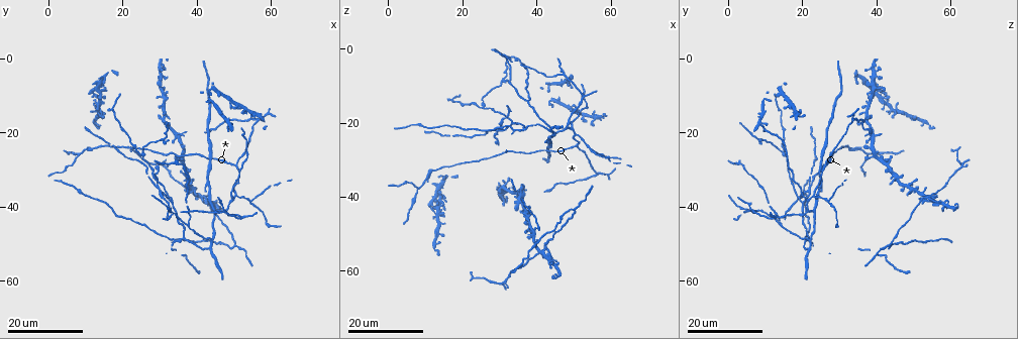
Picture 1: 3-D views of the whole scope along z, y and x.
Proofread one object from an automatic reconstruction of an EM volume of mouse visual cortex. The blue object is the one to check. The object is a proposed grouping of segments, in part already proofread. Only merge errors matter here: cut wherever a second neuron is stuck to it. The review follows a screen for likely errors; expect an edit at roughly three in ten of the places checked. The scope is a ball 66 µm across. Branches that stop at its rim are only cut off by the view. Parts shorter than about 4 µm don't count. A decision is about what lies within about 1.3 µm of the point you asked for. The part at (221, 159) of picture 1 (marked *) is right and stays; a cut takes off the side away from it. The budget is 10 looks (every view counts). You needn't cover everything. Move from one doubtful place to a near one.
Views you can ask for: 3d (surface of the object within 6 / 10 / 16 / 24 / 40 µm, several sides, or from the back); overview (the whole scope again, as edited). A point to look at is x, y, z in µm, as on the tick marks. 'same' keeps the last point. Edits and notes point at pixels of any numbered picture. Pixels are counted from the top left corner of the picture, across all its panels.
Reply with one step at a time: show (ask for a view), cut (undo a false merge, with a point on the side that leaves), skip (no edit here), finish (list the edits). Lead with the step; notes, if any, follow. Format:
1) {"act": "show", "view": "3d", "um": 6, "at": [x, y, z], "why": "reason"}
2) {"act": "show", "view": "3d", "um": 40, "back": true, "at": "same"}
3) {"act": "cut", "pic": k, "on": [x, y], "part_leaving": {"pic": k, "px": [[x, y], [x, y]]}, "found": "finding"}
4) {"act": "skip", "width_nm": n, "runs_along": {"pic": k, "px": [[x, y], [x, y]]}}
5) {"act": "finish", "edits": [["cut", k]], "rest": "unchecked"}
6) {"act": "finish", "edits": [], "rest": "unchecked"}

{"act": "show", "view": "3d", "um": 16, "at": [56.0, 16.0, 33.5], "why": "two arms at a narrow angle"}

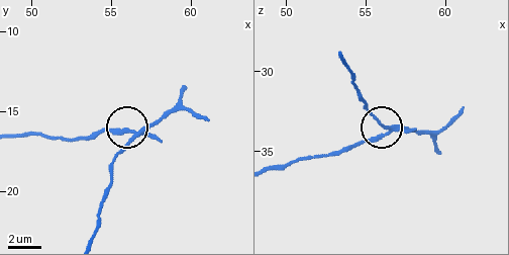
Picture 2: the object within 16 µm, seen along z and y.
{"act": "show", "view": "3d", "um": 6, "at": [56.4, 16.2, 34.0]}

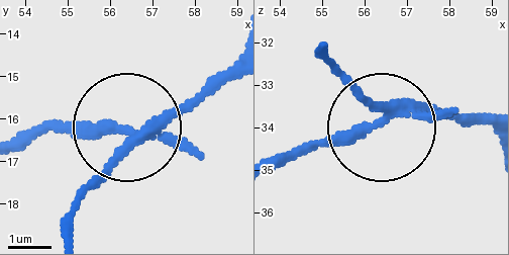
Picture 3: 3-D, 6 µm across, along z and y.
{"act": "cut", "pic": 3, "on": [94, 126], "arms": 4, "part_leaving": {"pic": 3, "px": [[141, 141], [112, 130], [25, 137]]}, "found": "a second neuron is stuck on"}

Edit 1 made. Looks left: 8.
{"act": "show", "view": "3d", "um": 16, "at": [54.5, 38.5, 27.0], "why": "branch point"}

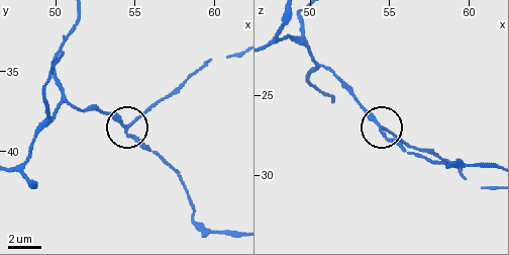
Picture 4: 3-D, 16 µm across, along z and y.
{"act": "show", "view": "3d", "um": 10, "at": [54.5, 38.5, 27.2]}

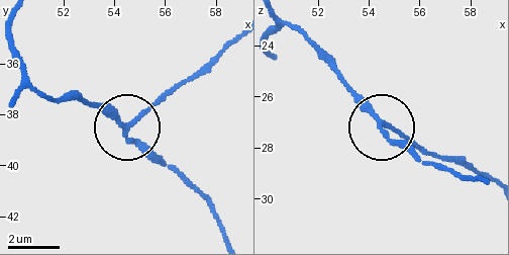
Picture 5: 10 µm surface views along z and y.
{"act": "skip", "width_nm": 150, "found": "all the same neuron"}

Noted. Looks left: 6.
{"act": "show", "view": "3d", "um": 16, "at": [25.0, 26.5, 15.5], "why": "side arm on a straight run"}

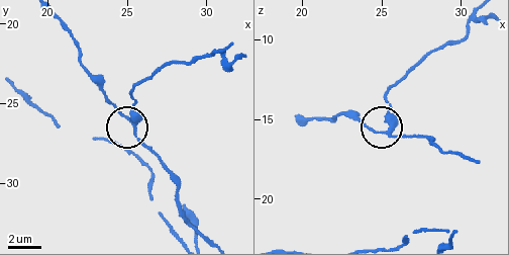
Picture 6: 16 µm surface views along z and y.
{"act": "show", "view": "3d", "um": 6, "at": [25.4, 26.1, 15.5]}

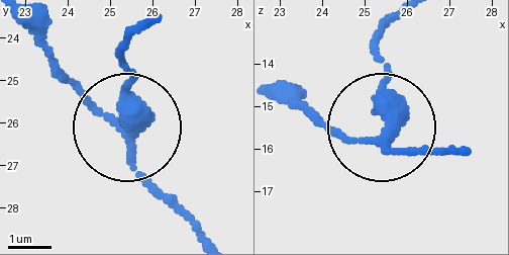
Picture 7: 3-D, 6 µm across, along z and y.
{"act": "skip", "width_nm": 340, "runs_along": {"pic": 7, "px": [[466, 149], [390, 149], [379, 21]]}, "found": "continuous, no second neuron"}

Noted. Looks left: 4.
{"act": "show", "view": "3d", "um": 16, "at": [50.5, 28.5, 26.0], "why": "branch point"}

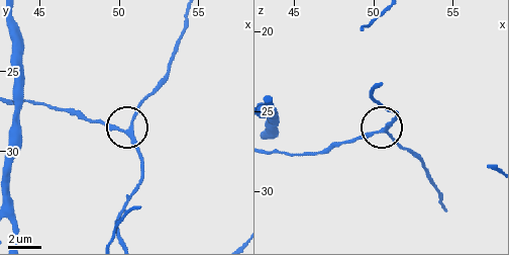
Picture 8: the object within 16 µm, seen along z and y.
{"act": "show", "view": "3d", "um": 10, "at": [50.8, 28.3, 26.2], "why": "zoom in"}

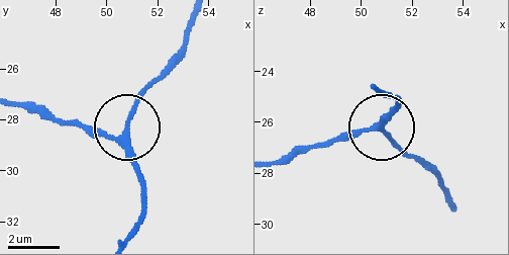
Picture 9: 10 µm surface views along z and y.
{"act": "skip", "width_nm": 200, "runs_along": {"pic": 9, "px": [[22, 100], [111, 134], [168, 70]]}, "found": "continuous, no second neuron"}

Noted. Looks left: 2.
{"act": "show", "view": "3d", "um": 16, "at": [37.5, 44.5, 14.5], "why": "small branch off a trunk"}

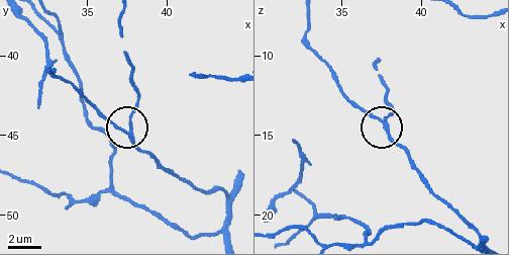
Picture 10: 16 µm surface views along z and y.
{"act": "show", "view": "3d", "um": 6, "at": "same"}

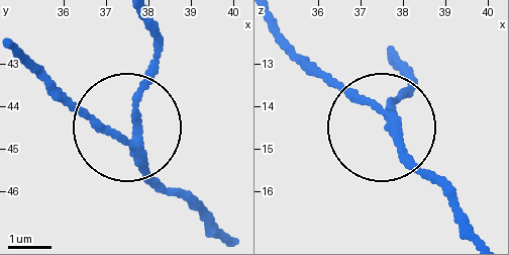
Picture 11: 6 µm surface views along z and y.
{"act": "skip", "width_nm": 180, "runs_along": {"pic": 11, "px": [[478, 235], [376, 114], [293, 53]]}, "found": "one neuron here"}

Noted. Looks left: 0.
{"act": "finish", "edits": [["cut", 3]], "rest": "unchecked"}

